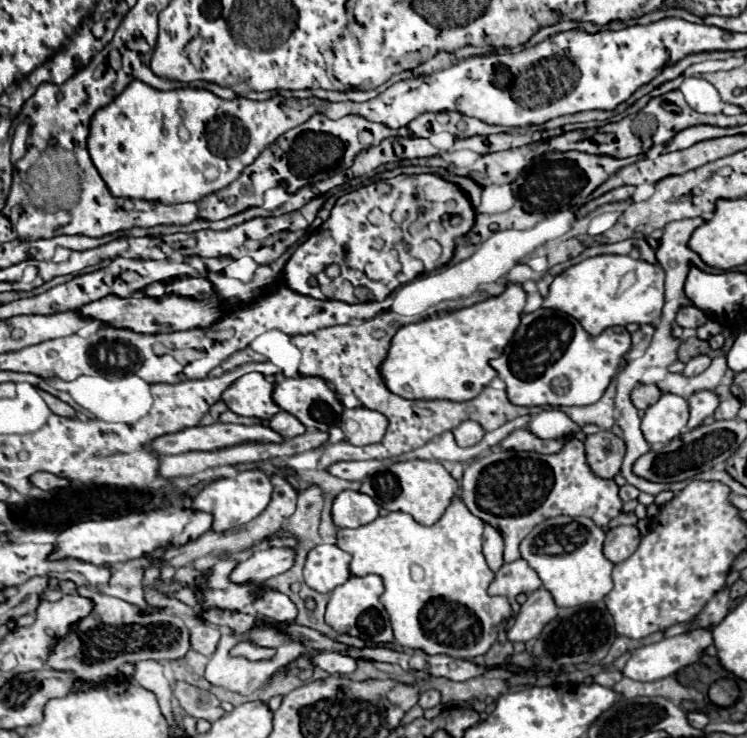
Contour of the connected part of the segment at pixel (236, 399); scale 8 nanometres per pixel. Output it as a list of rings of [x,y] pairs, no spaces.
[[[251,372],[235,380],[231,384],[221,400],[227,404],[227,408],[239,416],[251,416],[259,420],[269,420],[279,412],[279,406],[271,398],[273,394],[273,382],[269,382],[263,374]]]

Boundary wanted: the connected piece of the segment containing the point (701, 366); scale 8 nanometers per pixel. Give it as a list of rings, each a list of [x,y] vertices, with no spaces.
[[[699,354],[699,356],[691,358],[691,360],[685,364],[683,374],[685,374],[685,376],[695,376],[695,374],[701,374],[703,370],[707,370],[707,368],[709,368],[709,364],[711,364],[711,358],[709,358],[709,356],[705,356],[705,354]]]

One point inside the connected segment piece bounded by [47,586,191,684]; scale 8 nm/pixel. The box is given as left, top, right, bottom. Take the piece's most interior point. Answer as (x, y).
(115, 632)

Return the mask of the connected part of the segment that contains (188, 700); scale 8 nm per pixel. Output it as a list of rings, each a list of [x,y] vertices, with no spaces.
[[[177,682],[175,698],[181,702],[181,708],[185,710],[185,714],[193,718],[205,718],[209,722],[215,722],[225,714],[225,710],[221,708],[221,702],[211,692],[195,688],[187,682]]]

